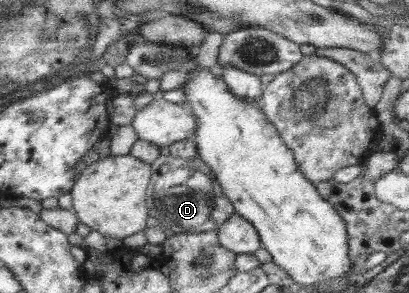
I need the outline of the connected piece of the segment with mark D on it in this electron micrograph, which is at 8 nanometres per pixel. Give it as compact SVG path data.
M171 153L162 154L152 166L153 185L147 205L149 217L155 219L159 227L171 229L175 234L218 231L236 213L216 176L199 157L179 158Z

